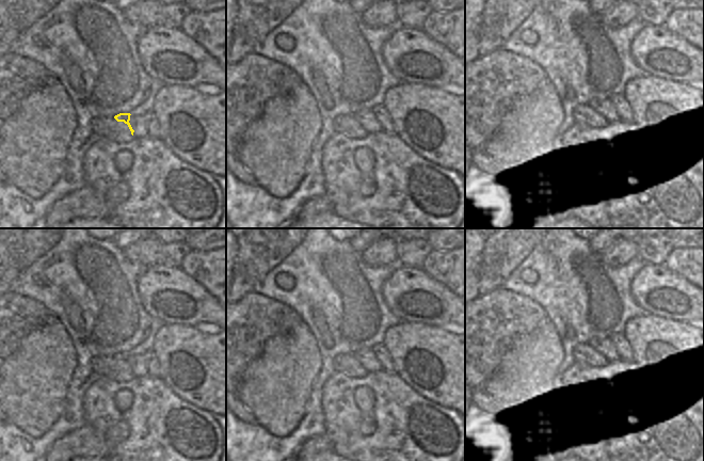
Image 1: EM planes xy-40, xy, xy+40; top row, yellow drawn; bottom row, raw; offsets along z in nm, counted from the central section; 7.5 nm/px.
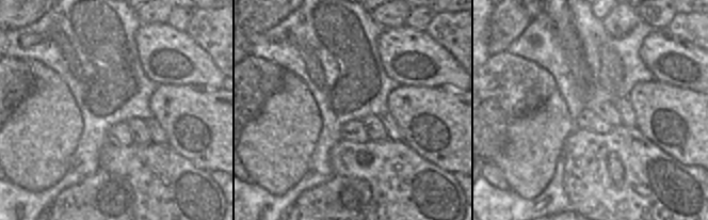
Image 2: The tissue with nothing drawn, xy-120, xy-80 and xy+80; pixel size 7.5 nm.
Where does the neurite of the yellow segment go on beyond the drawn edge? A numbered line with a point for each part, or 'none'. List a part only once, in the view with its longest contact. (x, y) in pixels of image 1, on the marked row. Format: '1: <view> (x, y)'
1: xy-40 (138, 124)

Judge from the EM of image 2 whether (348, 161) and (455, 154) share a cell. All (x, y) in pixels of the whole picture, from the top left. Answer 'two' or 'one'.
two

